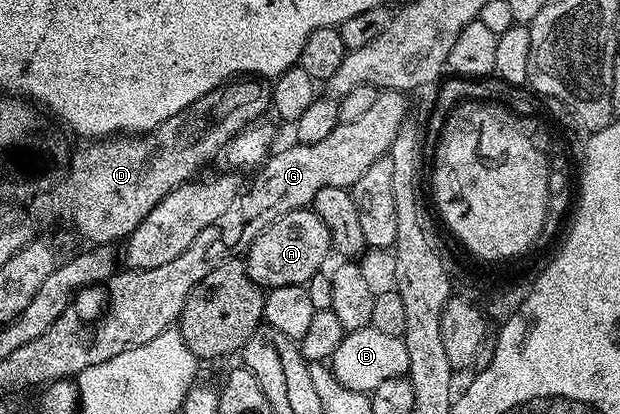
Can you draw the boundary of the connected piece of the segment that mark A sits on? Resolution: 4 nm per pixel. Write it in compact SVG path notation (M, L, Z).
M303 208L268 224L244 251L244 261L248 276L258 287L275 290L281 286L305 286L325 267L322 265L329 254L332 254L330 233L324 220L313 209Z

